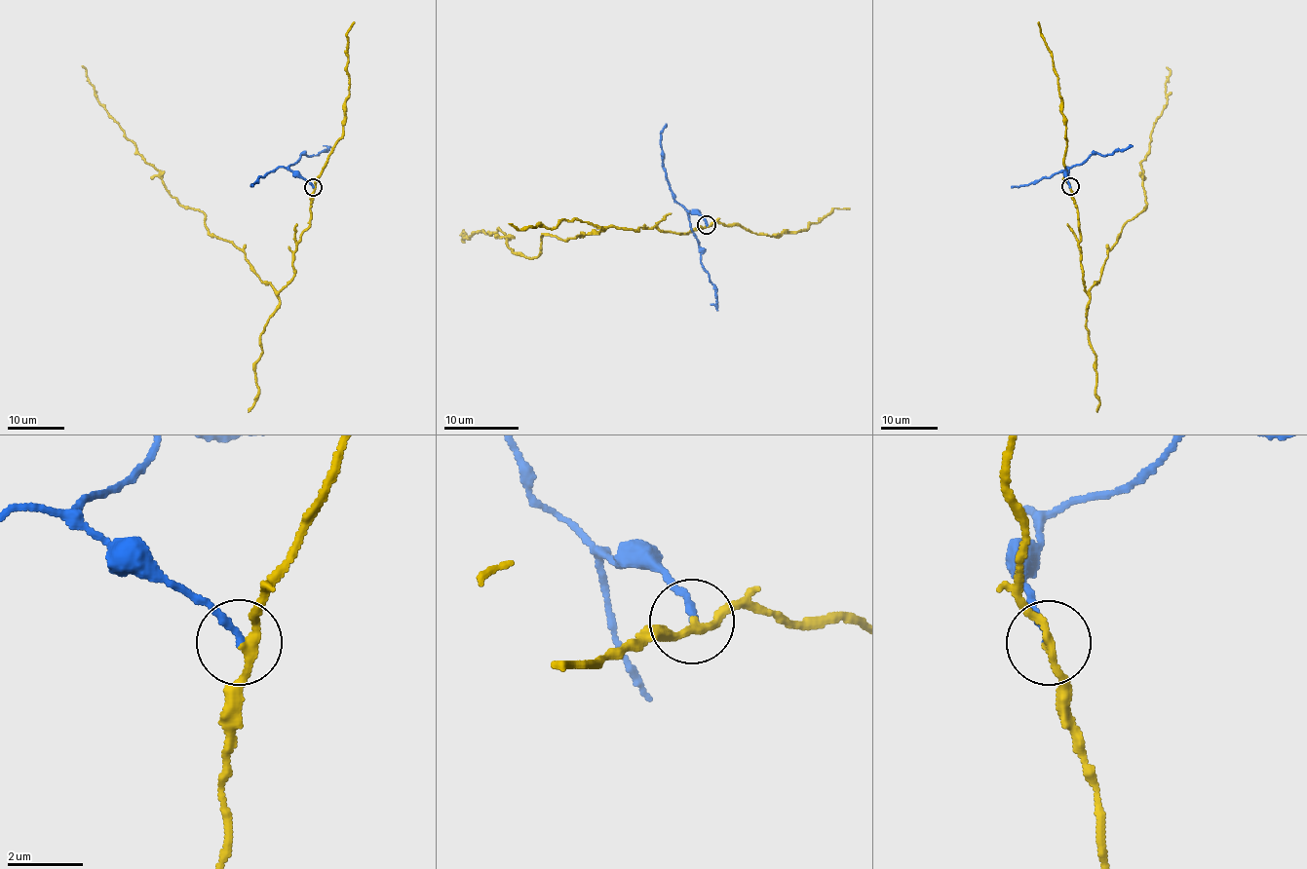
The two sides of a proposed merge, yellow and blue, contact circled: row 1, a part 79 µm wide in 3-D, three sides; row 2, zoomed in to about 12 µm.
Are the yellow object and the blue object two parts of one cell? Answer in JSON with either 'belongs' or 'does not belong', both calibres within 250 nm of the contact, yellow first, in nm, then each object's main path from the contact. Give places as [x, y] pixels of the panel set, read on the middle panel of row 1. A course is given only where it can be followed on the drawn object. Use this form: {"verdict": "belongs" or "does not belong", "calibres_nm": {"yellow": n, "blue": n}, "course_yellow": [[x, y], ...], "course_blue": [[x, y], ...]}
{"verdict": "does not belong", "calibres_nm": {"yellow": 200, "blue": 180}, "course_yellow": [[706, 225], [543, 235], [536, 257], [518, 255], [499, 228], [469, 237], [463, 230]], "course_blue": [[706, 225], [700, 214], [688, 214], [700, 248], [702, 269], [712, 283], [715, 300], [711, 304]]}

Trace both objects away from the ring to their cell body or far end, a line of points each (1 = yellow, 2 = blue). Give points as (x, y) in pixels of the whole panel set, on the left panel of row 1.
1: (313, 187), (294, 277), (276, 290), (242, 249), (211, 236), (202, 211), (165, 188), (82, 66)
2: (313, 187), (288, 168), (297, 162), (302, 153), (310, 156), (327, 151), (324, 145)

